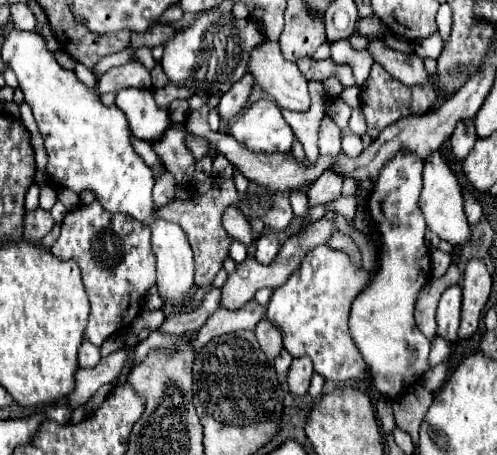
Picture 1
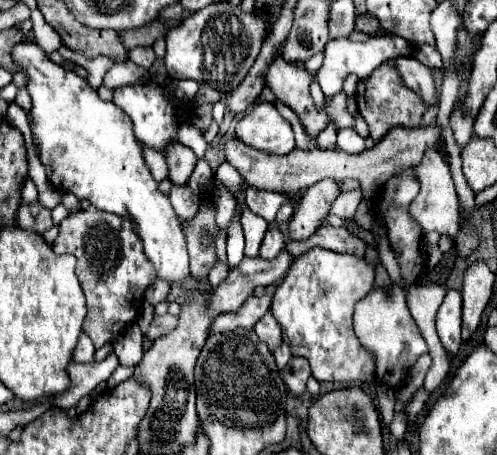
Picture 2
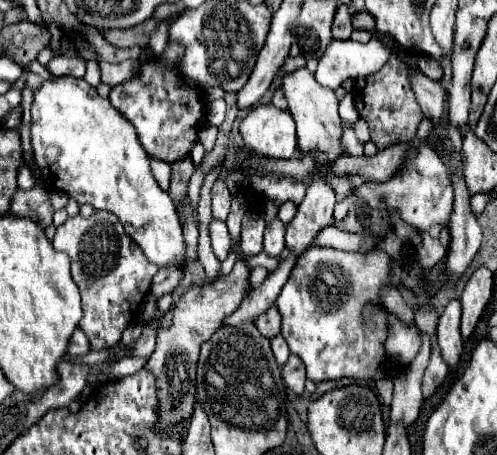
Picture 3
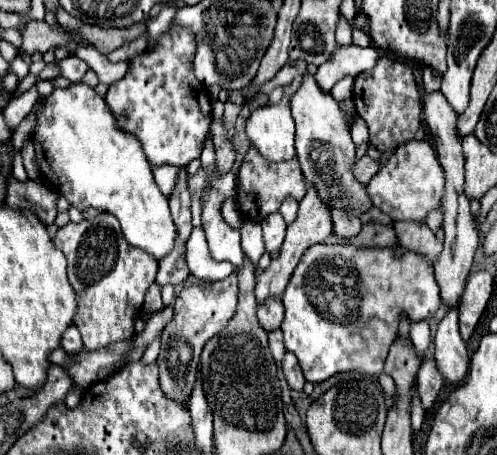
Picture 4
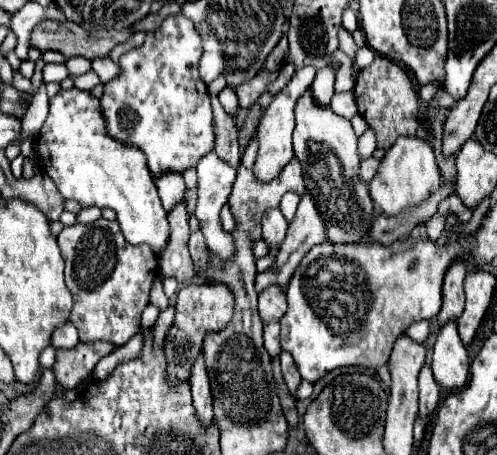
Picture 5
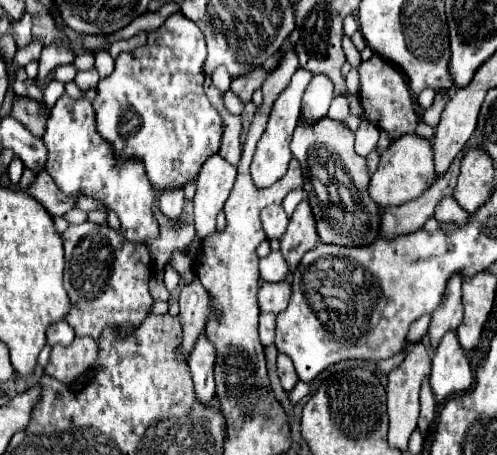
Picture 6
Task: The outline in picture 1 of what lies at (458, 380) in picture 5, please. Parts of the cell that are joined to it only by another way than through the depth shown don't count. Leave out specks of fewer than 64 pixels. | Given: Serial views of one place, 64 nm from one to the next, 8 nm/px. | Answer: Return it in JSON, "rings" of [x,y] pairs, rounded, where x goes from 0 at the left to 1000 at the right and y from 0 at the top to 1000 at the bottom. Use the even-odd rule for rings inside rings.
{"rings":[[[905,629],[889,655],[877,684],[879,734],[915,758],[922,749],[930,637],[926,629]]]}

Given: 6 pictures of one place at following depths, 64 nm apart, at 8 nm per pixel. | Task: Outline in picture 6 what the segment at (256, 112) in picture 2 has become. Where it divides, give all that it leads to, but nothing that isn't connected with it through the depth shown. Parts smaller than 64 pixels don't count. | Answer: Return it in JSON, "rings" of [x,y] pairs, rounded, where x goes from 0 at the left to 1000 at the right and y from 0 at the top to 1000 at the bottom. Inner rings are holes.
{"rings":[[[600,149],[596,167],[588,167],[584,189],[563,207],[563,215],[555,220],[555,229],[547,237],[539,277],[535,277],[527,303],[515,316],[515,338],[511,338],[511,352],[507,352],[507,396],[519,413],[547,409],[579,374],[579,356],[588,352],[584,308],[588,308],[588,290],[592,290],[592,281],[600,273],[600,255],[604,255],[604,215],[608,215],[608,202],[616,198],[624,176],[628,176],[628,158],[620,158],[612,149]]]}

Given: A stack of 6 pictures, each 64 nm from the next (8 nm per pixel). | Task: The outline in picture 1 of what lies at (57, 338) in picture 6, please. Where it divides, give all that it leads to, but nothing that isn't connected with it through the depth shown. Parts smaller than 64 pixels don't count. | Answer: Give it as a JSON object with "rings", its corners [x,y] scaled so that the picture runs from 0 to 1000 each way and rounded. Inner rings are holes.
{"rings":[[[169,747],[169,756],[161,760],[157,774],[157,800],[161,804],[193,804],[201,796],[201,765],[185,760],[177,747]]]}

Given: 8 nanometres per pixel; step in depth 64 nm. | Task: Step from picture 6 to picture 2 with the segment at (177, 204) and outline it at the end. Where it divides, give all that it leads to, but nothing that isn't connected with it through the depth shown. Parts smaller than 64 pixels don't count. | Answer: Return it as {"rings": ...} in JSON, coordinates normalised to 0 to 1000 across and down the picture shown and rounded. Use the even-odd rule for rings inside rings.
{"rings":[[[286,325],[294,360],[310,387],[310,396],[334,396],[338,391],[338,360],[322,334],[310,334],[306,325]]]}

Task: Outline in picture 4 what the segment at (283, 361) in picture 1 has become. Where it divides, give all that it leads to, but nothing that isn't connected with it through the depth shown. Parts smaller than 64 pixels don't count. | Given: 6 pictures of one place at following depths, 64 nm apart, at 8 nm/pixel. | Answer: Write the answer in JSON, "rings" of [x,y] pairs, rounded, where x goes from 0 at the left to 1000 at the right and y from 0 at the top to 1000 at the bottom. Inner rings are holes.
{"rings":[[[563,721],[539,730],[539,765],[543,765],[551,791],[555,796],[567,796],[575,769],[571,769],[571,756],[567,756],[567,730],[563,730]]]}

